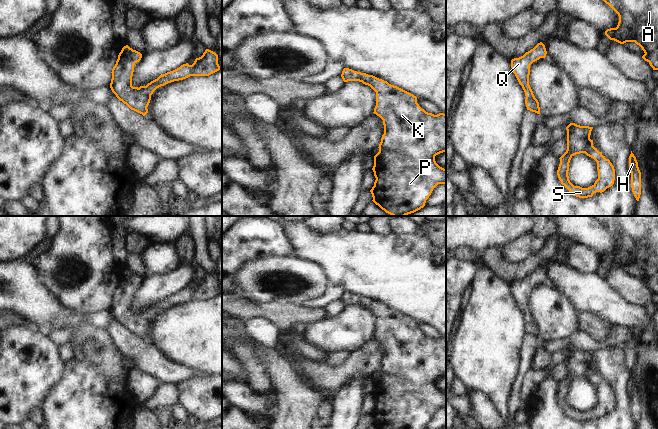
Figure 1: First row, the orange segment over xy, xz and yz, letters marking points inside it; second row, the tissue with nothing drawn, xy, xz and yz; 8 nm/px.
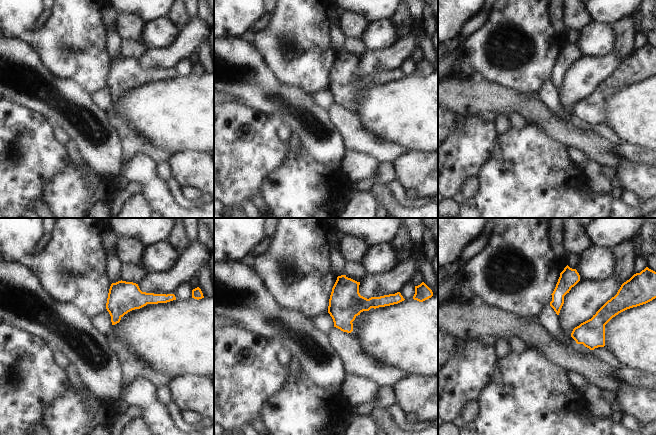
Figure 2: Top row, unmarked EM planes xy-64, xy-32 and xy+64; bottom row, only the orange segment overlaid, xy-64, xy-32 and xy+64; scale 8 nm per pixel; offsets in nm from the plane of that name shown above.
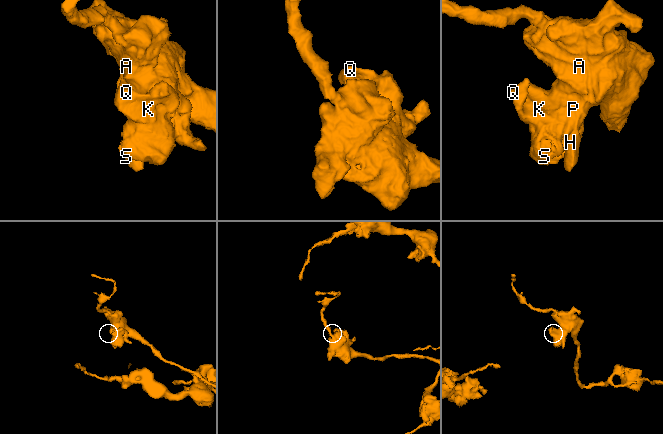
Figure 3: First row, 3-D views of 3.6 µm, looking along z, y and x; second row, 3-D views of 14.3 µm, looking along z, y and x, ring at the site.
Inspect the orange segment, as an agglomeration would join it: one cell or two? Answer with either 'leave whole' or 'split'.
leave whole

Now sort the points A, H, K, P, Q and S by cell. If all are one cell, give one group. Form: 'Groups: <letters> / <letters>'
Groups: A H K P Q S.

